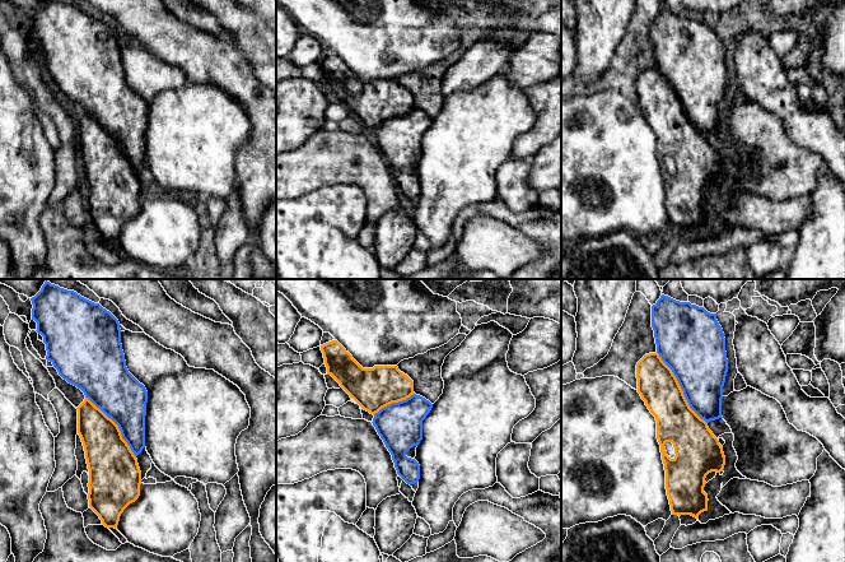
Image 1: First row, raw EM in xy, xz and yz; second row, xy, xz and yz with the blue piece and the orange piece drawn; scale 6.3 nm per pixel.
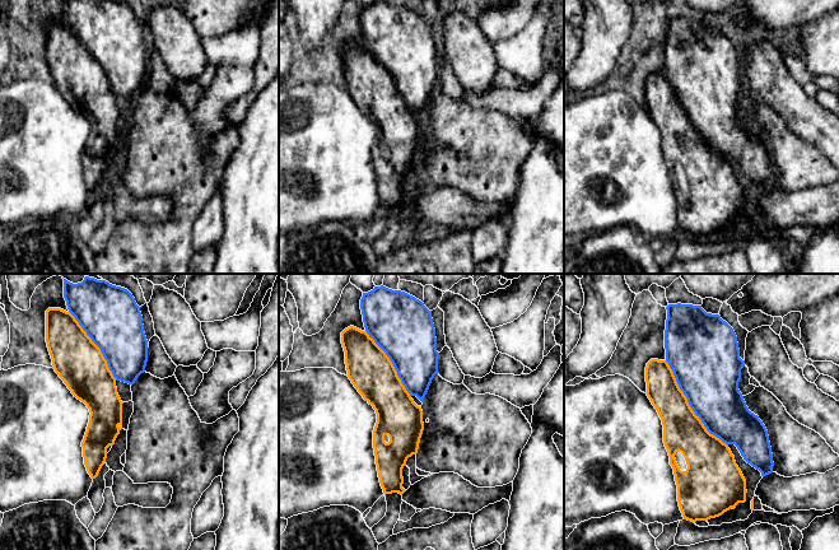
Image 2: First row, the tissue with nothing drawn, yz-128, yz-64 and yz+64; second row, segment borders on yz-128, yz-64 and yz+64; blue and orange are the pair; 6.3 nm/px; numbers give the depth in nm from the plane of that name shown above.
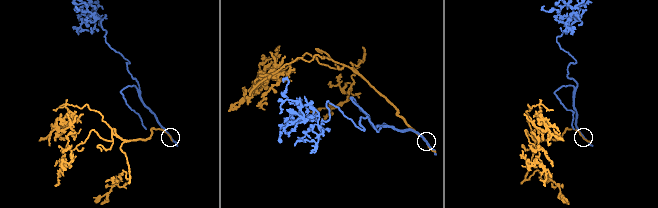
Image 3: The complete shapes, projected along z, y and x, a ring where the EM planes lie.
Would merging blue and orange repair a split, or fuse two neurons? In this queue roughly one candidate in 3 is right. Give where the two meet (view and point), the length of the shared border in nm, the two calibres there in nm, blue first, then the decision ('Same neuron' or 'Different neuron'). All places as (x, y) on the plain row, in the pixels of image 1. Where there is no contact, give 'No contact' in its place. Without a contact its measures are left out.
Touches blue at yz (681, 102). Shared border 550 nm. Thickness 380 nm (blue) against 260 nm. Same neuron

